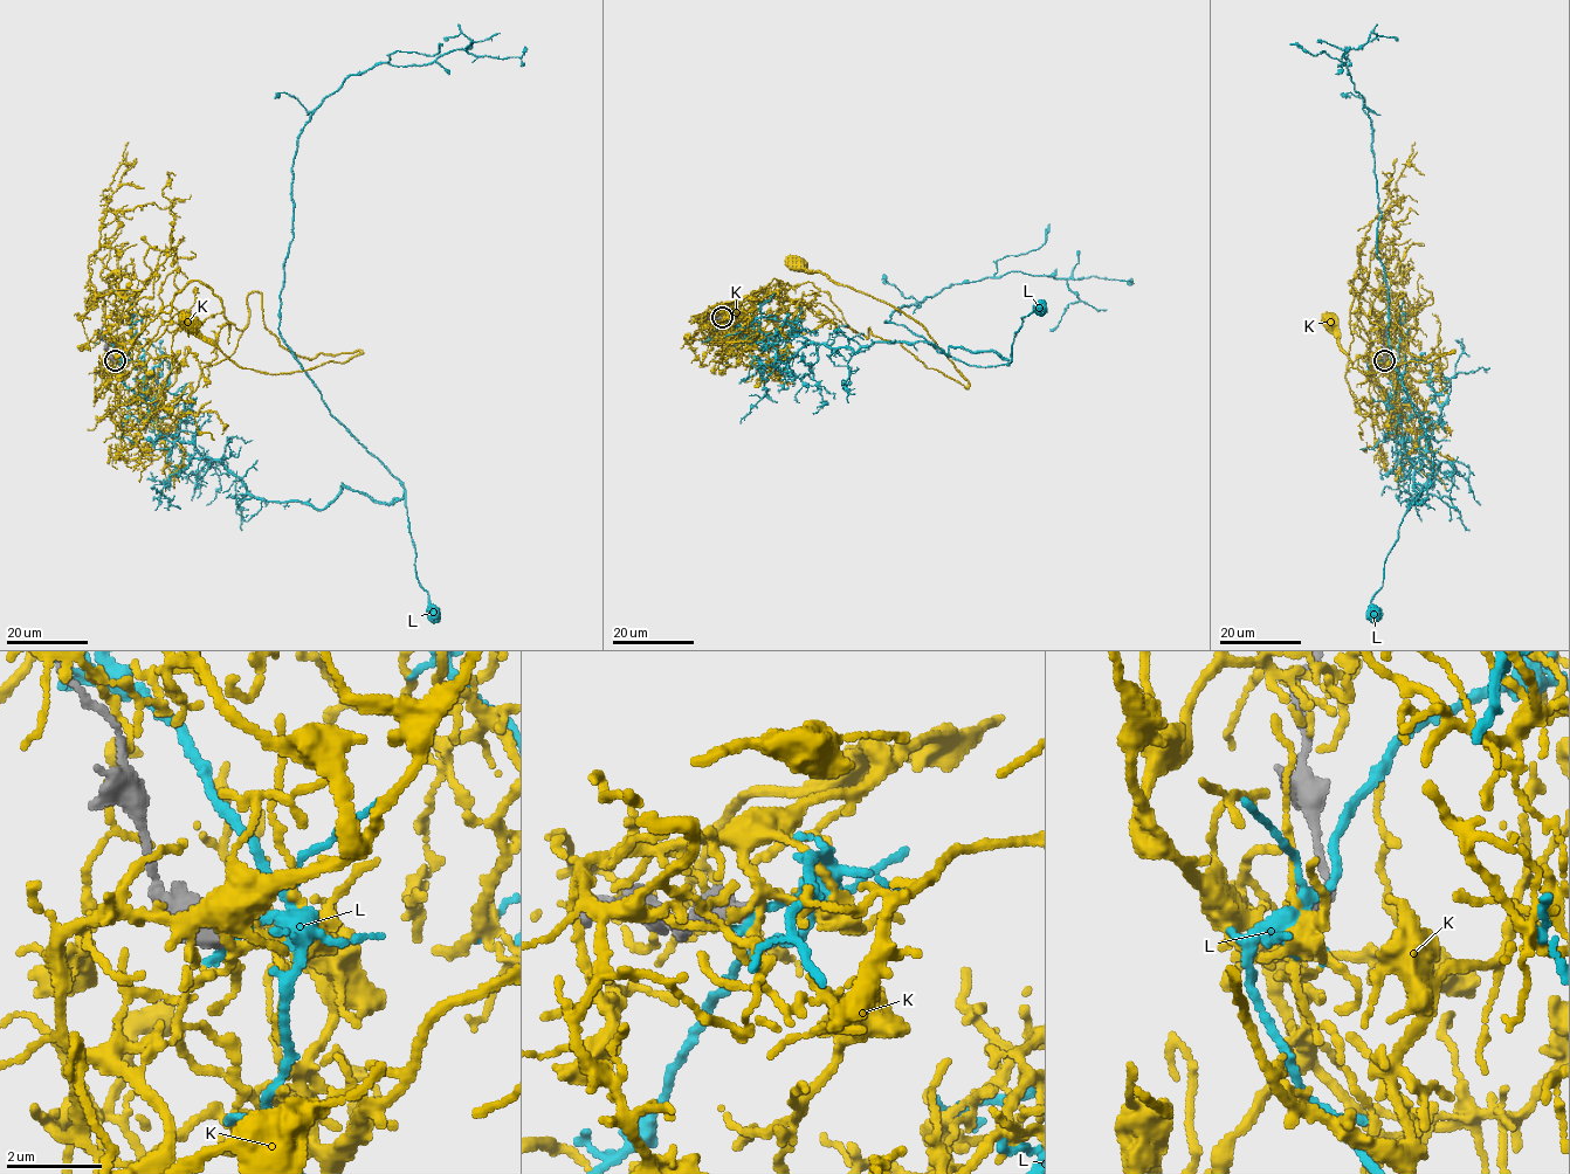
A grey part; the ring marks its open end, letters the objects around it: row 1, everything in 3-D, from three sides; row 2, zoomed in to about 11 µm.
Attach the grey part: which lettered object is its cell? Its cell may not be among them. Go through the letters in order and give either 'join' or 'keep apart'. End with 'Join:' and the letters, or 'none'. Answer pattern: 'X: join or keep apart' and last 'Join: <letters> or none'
K: keep apart
L: keep apart
Join: none

